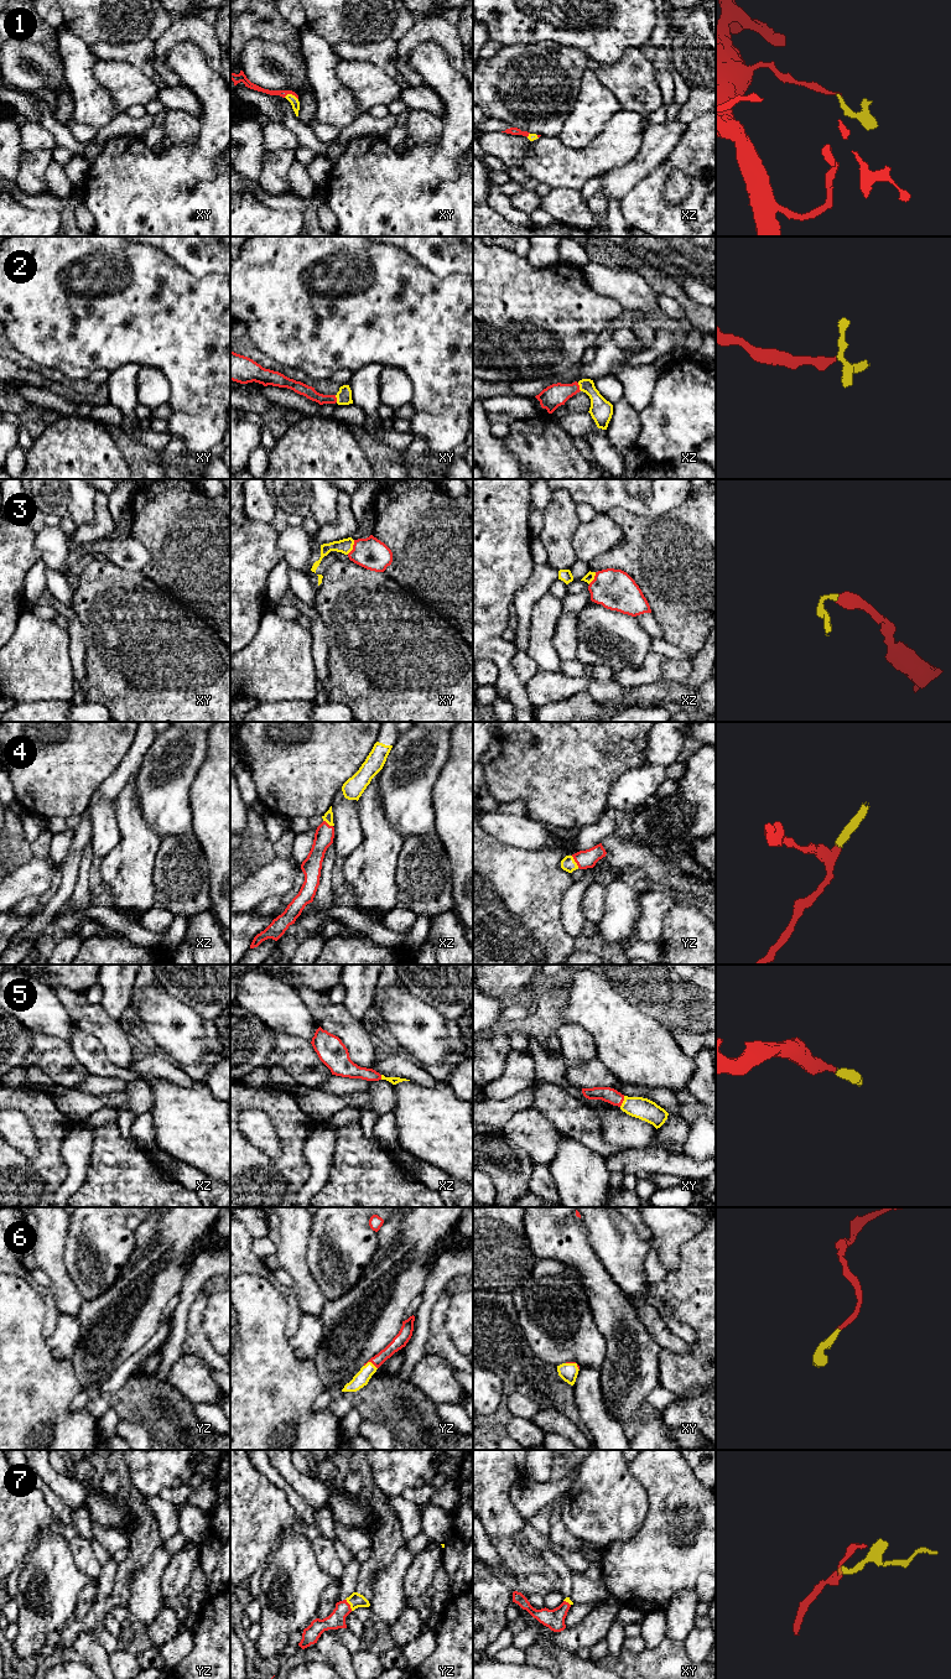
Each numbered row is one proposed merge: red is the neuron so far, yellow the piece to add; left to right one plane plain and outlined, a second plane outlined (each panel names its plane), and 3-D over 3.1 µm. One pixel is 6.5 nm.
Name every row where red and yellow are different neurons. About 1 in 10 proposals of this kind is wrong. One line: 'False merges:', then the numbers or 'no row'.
False merges: no row

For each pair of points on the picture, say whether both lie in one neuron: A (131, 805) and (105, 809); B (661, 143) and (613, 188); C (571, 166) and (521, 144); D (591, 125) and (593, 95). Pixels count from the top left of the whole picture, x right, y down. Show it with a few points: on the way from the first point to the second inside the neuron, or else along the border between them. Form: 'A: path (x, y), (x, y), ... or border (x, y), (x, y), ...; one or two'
A: border (114, 801), (115, 819), (121, 836); two
B: path (650, 155), (644, 164), (625, 177); one
C: border (531, 141), (524, 156), (514, 166); two
D: path (591, 118), (593, 103); one

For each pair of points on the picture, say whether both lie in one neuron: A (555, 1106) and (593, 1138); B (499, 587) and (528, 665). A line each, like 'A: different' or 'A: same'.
A: same
B: different

